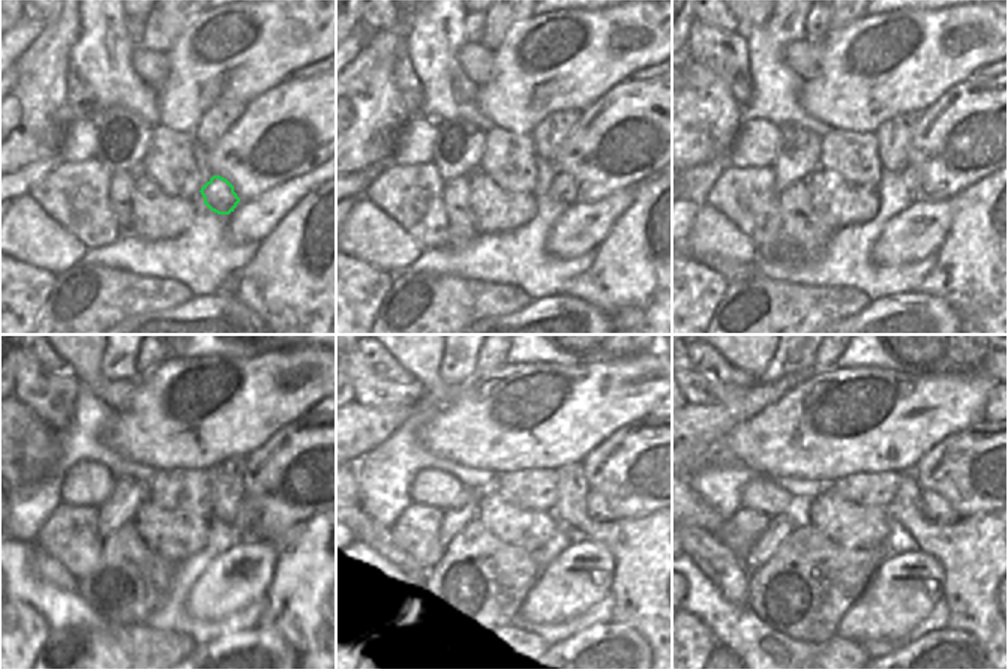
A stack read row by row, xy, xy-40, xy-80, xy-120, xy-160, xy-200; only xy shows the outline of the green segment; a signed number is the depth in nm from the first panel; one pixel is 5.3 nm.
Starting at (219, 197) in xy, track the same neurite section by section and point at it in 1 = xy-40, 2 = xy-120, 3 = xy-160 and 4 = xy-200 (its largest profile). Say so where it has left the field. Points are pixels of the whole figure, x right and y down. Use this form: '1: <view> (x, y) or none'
1: xy-40 (564, 188)
2: xy-120 (246, 524)
3: xy-160 (599, 510)
4: xy-200 (936, 509)

